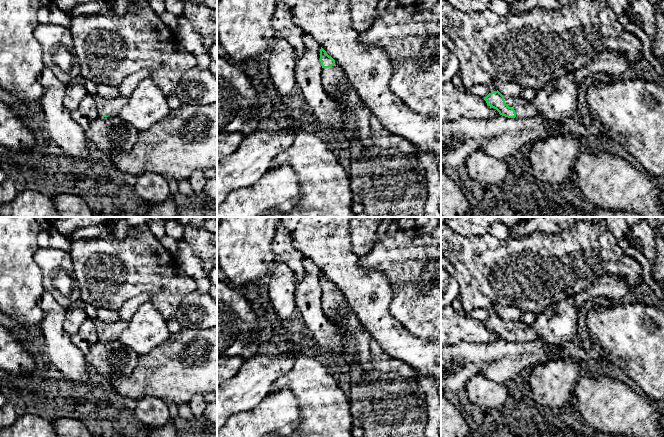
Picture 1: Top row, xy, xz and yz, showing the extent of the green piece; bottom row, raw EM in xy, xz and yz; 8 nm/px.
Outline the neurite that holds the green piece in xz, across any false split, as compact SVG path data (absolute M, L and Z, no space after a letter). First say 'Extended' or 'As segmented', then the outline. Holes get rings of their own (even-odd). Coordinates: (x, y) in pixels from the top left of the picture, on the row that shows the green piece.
Extended. M321 47L320 62L322 66L321 82L325 90L342 94L350 86L350 81L343 68Z

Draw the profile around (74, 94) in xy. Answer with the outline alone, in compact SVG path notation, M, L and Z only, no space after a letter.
M67 85L66 93L63 99L63 104L72 112L79 106L81 100L87 94L87 88L84 85Z

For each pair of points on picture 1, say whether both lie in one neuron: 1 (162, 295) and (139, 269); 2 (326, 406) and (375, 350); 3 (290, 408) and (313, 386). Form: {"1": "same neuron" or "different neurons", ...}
{"1": "same neuron", "2": "different neurons", "3": "different neurons"}

